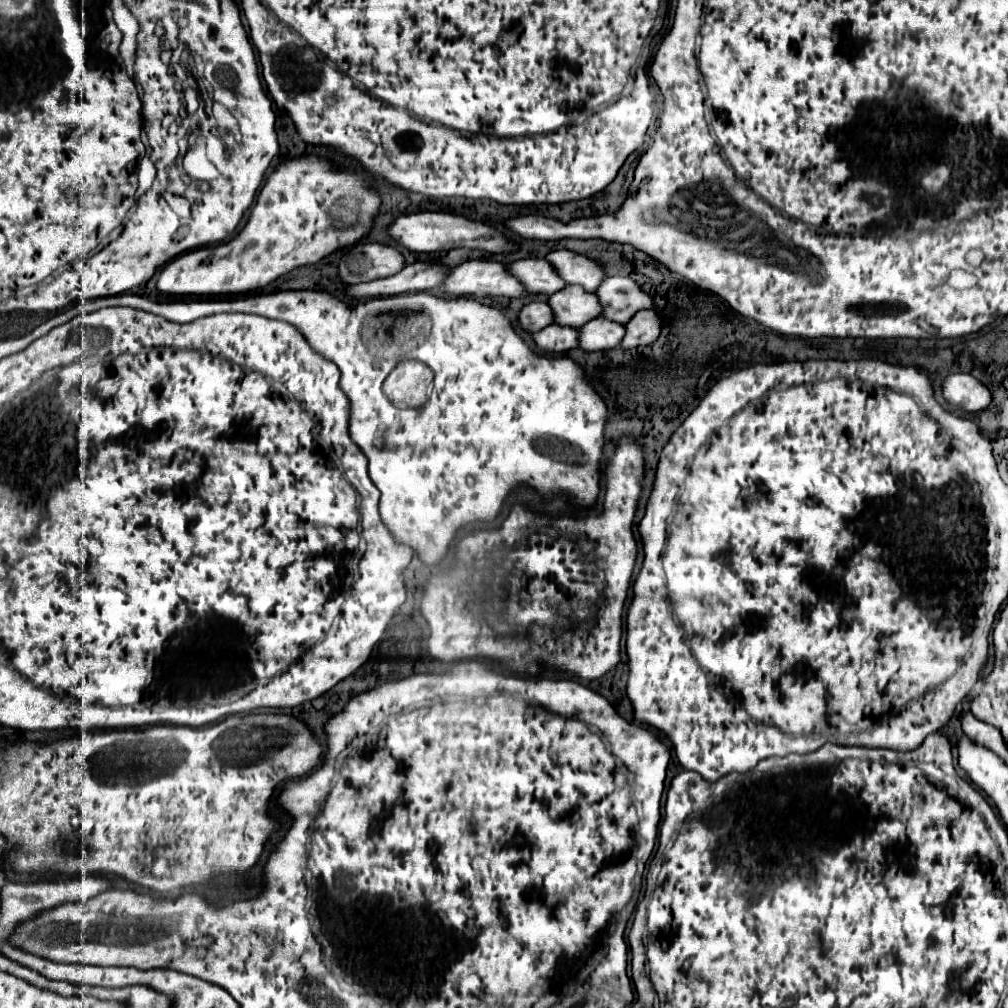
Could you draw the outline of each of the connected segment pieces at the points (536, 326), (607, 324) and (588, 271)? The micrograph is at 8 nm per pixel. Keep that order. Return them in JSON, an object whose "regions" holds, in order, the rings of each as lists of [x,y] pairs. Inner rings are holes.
{"regions":[[[[531,302],[521,310],[519,322],[527,332],[539,332],[545,326],[553,324],[555,318],[553,318],[553,310],[547,302]]],[[[597,318],[579,328],[579,344],[587,352],[611,350],[621,344],[625,336],[625,326],[611,322],[607,318]]],[[[557,250],[551,252],[547,258],[563,276],[563,280],[567,280],[569,284],[581,284],[591,294],[595,294],[601,282],[605,280],[605,268],[599,262],[577,252]]]]}

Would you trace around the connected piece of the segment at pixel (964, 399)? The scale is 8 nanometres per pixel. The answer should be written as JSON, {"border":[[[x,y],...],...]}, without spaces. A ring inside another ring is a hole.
{"border":[[[949,374],[943,382],[943,396],[961,412],[979,412],[991,404],[991,392],[971,374]]]}

